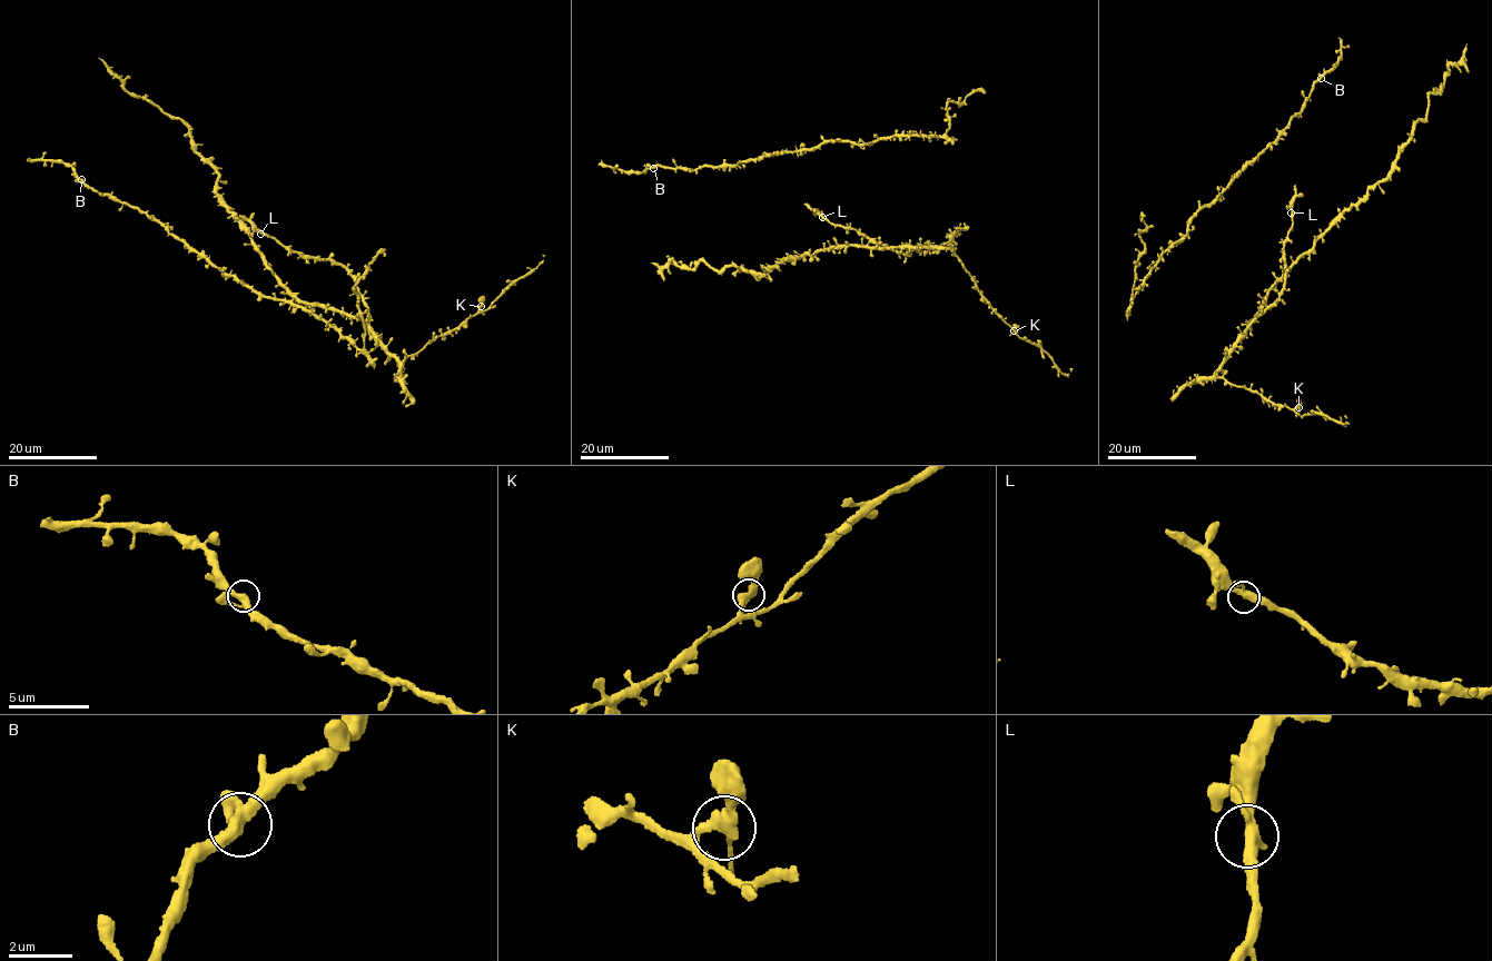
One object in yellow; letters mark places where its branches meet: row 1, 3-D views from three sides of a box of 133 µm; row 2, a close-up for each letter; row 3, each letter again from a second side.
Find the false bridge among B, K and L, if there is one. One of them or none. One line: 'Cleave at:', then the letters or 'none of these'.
Cleave at: K

